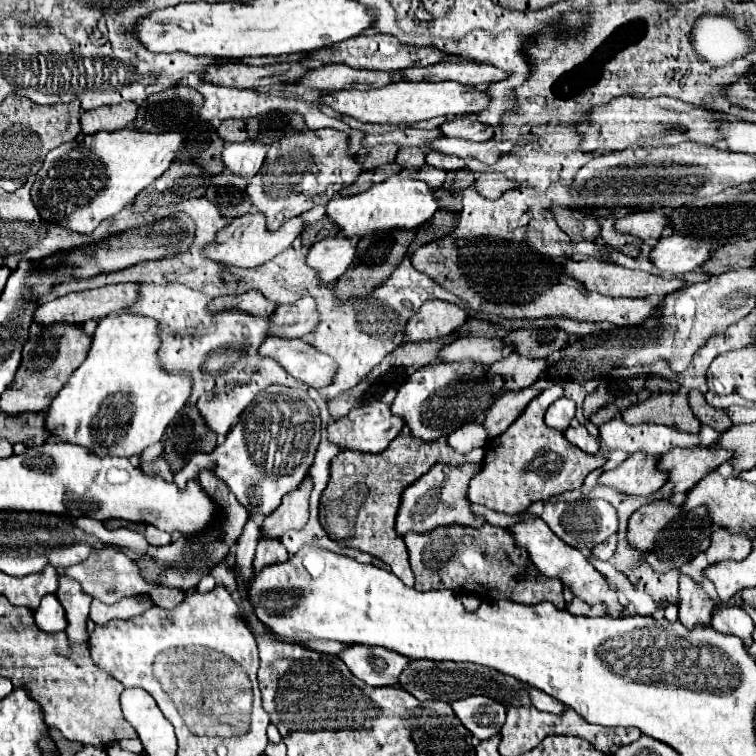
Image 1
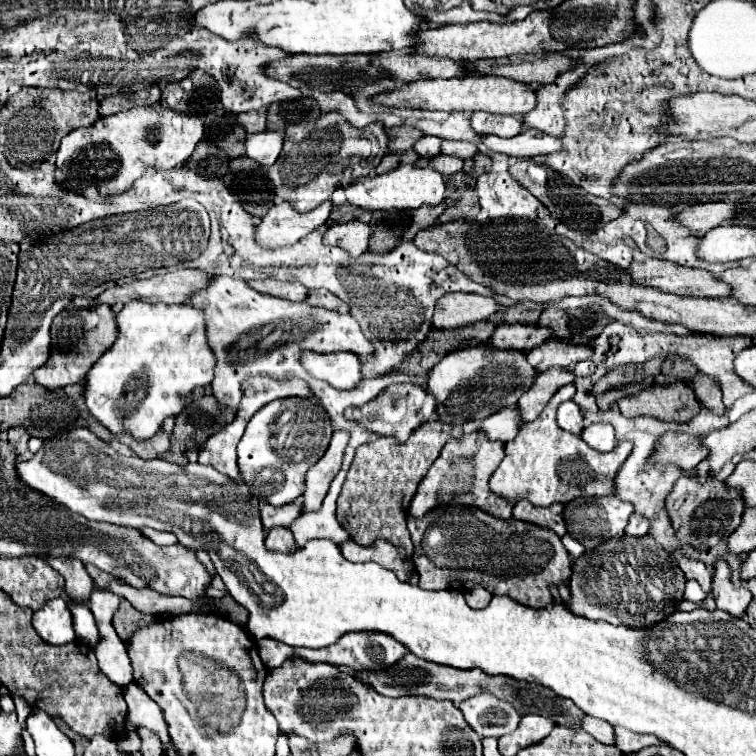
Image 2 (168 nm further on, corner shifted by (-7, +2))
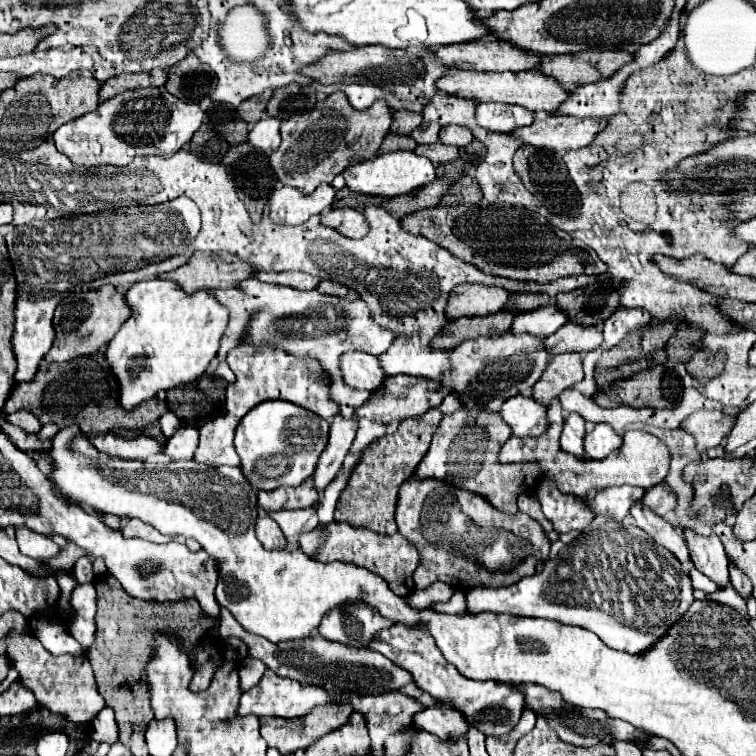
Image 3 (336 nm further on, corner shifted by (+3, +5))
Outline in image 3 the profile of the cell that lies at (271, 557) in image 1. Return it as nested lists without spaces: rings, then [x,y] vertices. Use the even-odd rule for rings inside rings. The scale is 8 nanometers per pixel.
[[[262,516],[256,520],[256,536],[266,550],[284,550],[286,548],[284,534],[270,516]]]

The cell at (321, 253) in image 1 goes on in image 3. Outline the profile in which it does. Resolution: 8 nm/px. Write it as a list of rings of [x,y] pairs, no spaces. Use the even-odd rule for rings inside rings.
[[[336,208],[320,214],[320,224],[346,234],[346,238],[364,238],[368,234],[366,218],[354,208]]]

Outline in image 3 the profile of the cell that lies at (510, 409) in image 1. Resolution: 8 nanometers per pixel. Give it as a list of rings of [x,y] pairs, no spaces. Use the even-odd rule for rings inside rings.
[[[558,354],[548,362],[548,370],[540,376],[540,380],[532,388],[532,398],[536,402],[548,404],[558,398],[566,388],[572,388],[584,378],[582,358],[580,354]]]

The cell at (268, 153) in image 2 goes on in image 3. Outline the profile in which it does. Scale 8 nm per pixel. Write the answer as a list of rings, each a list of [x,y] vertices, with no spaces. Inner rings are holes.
[[[264,116],[250,126],[248,142],[264,154],[274,152],[280,146],[280,120]]]

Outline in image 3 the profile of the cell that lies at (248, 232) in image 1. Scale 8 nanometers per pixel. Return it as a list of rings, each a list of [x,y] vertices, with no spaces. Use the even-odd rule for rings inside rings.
[[[320,184],[310,196],[304,196],[292,186],[282,186],[270,196],[270,218],[278,226],[296,226],[312,214],[322,214],[334,202],[334,188]]]

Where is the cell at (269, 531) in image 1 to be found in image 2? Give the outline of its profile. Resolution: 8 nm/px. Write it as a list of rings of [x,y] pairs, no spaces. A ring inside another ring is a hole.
[[[340,429],[334,431],[328,451],[306,475],[306,493],[302,495],[302,505],[306,505],[306,511],[320,509],[332,479],[338,475],[338,471],[342,467],[344,449],[346,449],[348,441],[350,441],[348,431],[340,431]]]

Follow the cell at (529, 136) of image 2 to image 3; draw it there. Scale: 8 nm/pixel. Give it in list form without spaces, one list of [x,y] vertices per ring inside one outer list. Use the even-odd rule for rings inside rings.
[[[548,116],[544,120],[532,122],[530,126],[514,130],[510,136],[520,140],[522,144],[530,144],[534,148],[544,148],[544,150],[552,150],[554,154],[562,154],[566,150],[578,150],[588,146],[604,126],[606,126],[606,118],[576,120],[576,118]]]

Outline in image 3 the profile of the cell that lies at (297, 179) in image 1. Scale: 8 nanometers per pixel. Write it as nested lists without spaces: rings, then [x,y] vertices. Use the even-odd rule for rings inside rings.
[[[334,92],[316,102],[312,110],[294,114],[282,122],[282,144],[270,154],[270,166],[282,184],[294,186],[304,194],[312,194],[322,182],[332,182],[336,172],[342,174],[348,166],[374,158],[390,130],[390,124],[392,114],[384,100],[374,102],[374,106],[364,112],[358,112],[348,104],[342,92]]]

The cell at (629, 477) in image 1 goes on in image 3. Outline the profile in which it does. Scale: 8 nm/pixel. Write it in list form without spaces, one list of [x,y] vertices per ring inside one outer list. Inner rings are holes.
[[[700,410],[688,416],[684,420],[684,426],[680,428],[694,436],[698,452],[706,452],[710,448],[716,448],[724,440],[724,434],[728,434],[728,430],[732,428],[734,418],[736,414],[724,416],[720,410]]]

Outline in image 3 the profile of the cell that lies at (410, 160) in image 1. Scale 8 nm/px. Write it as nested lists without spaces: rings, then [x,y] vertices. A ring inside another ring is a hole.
[[[426,124],[426,126],[418,126],[416,130],[412,130],[410,136],[418,144],[436,144],[438,142],[438,132],[440,132],[438,124]]]

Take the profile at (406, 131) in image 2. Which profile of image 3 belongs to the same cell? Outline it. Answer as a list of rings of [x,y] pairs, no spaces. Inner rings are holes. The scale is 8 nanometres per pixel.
[[[400,110],[400,112],[394,112],[392,116],[392,126],[390,126],[390,132],[392,134],[410,134],[414,128],[418,128],[422,124],[422,116],[420,114],[414,114],[414,112],[406,112],[406,110]]]

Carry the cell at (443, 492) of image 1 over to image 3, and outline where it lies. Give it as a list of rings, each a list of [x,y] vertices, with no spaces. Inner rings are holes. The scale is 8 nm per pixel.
[[[460,408],[458,412],[444,416],[438,430],[434,432],[428,454],[422,458],[416,470],[416,478],[420,480],[442,480],[450,486],[458,486],[462,490],[474,492],[486,498],[496,510],[506,514],[516,514],[516,498],[536,484],[538,468],[534,464],[500,464],[498,450],[512,432],[498,418],[496,412],[486,412],[484,408]],[[534,478],[534,480],[532,480]]]

